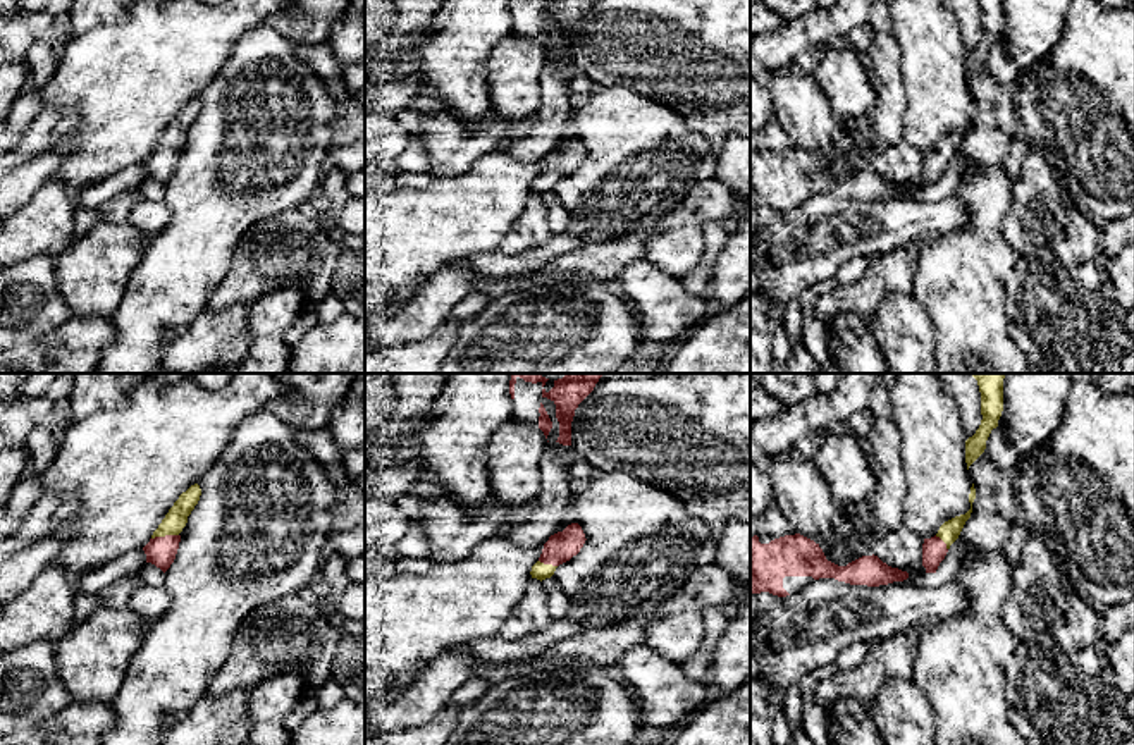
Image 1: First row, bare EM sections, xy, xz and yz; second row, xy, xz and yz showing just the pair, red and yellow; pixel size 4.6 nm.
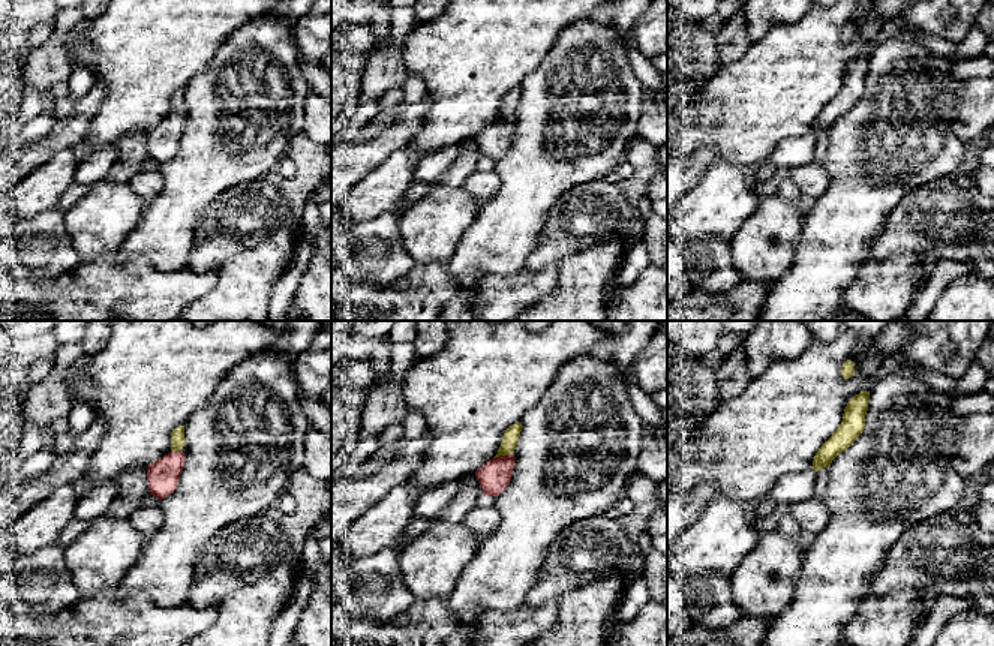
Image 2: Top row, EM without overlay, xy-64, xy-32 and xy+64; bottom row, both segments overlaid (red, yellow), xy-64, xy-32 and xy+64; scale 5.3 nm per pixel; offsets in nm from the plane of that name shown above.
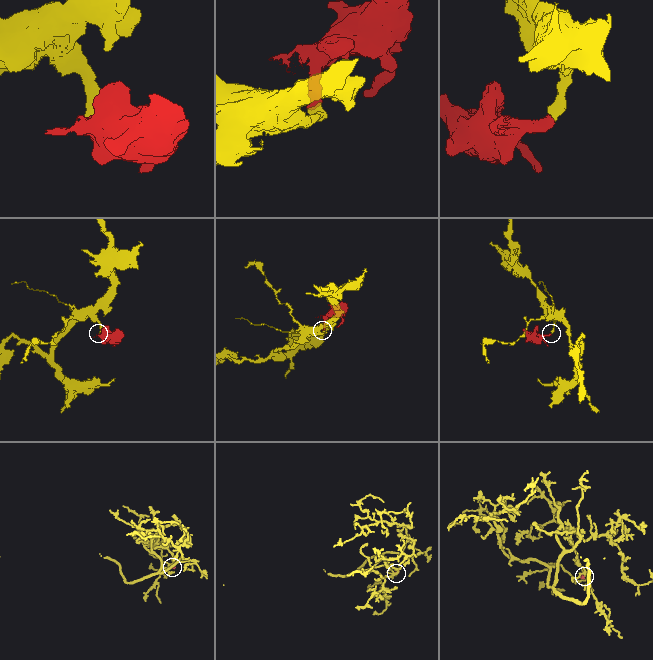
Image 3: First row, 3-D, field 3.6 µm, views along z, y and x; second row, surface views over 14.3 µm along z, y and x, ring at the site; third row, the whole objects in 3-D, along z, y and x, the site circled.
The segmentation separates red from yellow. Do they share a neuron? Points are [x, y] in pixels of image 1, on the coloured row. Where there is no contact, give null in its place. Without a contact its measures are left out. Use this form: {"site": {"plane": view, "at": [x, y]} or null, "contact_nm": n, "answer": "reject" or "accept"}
{"site": {"plane": "xy", "at": [164, 537]}, "contact_nm": 130, "answer": "accept"}

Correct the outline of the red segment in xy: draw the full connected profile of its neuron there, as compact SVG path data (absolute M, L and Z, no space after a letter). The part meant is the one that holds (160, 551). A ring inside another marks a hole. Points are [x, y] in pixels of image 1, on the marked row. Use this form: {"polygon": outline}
{"polygon": "M198 483L191 485L179 496L174 506L169 509L158 528L153 532L150 542L143 547L146 563L155 564L163 573L176 559L181 532L188 523L188 516L198 504L201 489Z"}

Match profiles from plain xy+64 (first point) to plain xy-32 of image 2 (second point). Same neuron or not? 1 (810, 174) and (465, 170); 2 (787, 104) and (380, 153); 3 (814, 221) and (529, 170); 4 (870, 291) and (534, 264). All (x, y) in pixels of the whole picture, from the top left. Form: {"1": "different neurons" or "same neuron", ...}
{"1": "different neurons", "2": "different neurons", "3": "same neuron", "4": "different neurons"}

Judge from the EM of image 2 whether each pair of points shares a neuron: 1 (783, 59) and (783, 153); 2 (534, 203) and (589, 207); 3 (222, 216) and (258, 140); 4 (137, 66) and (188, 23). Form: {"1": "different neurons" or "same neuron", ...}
{"1": "different neurons", "2": "different neurons", "3": "different neurons", "4": "same neuron"}

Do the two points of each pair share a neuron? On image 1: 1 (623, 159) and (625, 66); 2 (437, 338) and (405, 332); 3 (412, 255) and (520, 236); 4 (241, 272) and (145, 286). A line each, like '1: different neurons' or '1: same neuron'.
1: different neurons
2: different neurons
3: different neurons
4: different neurons

